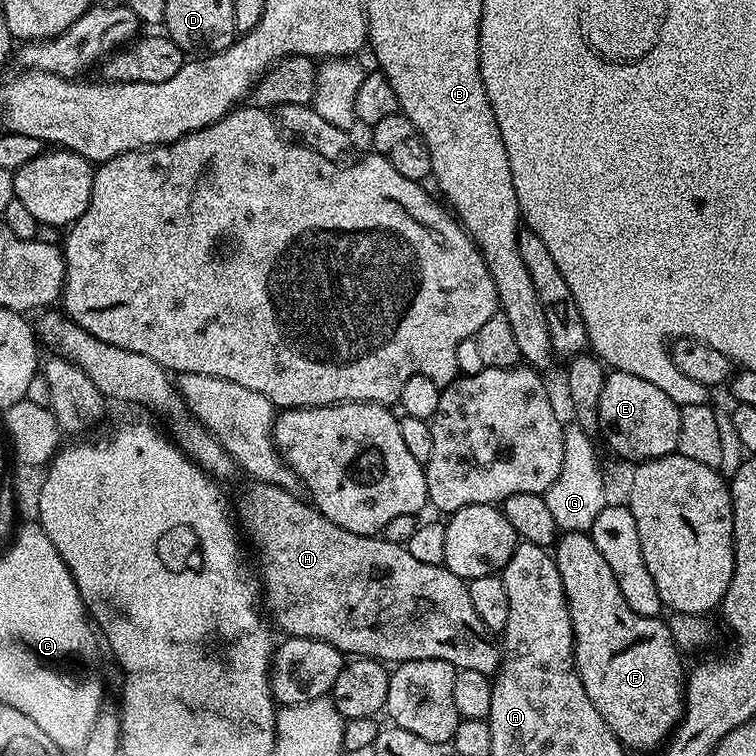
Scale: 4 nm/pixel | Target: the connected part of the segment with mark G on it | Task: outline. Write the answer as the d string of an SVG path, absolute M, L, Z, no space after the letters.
M575 422L565 427L562 470L558 470L558 478L554 478L551 486L542 493L546 506L561 533L591 533L594 518L598 518L606 503L604 472L600 469L600 460L596 457L596 448L592 445L592 439L593 437L583 432Z

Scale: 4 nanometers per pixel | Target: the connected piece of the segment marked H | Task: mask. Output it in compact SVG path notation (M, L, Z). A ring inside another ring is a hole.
M252 482L249 485L249 488L244 492L244 497L240 500L238 520L246 536L246 531L248 531L253 546L260 551L260 560L264 563L262 586L266 591L266 608L270 616L270 611L272 611L273 617L271 616L271 619L279 631L281 628L284 634L288 636L309 636L315 640L325 640L330 642L330 646L334 646L339 652L345 653L349 657L379 660L392 666L404 664L408 660L445 660L450 662L457 670L461 668L478 670L478 674L486 674L489 677L500 669L502 648L497 637L486 626L486 622L482 622L482 618L478 618L478 614L474 610L474 602L470 602L470 590L466 581L455 576L449 568L444 567L443 564L418 562L418 558L414 558L414 554L410 554L405 545L395 544L379 535L350 534L350 530L342 530L342 526L330 522L330 518L322 515L311 503L305 502L303 504L296 492L287 492L285 488L279 488L273 484Z

